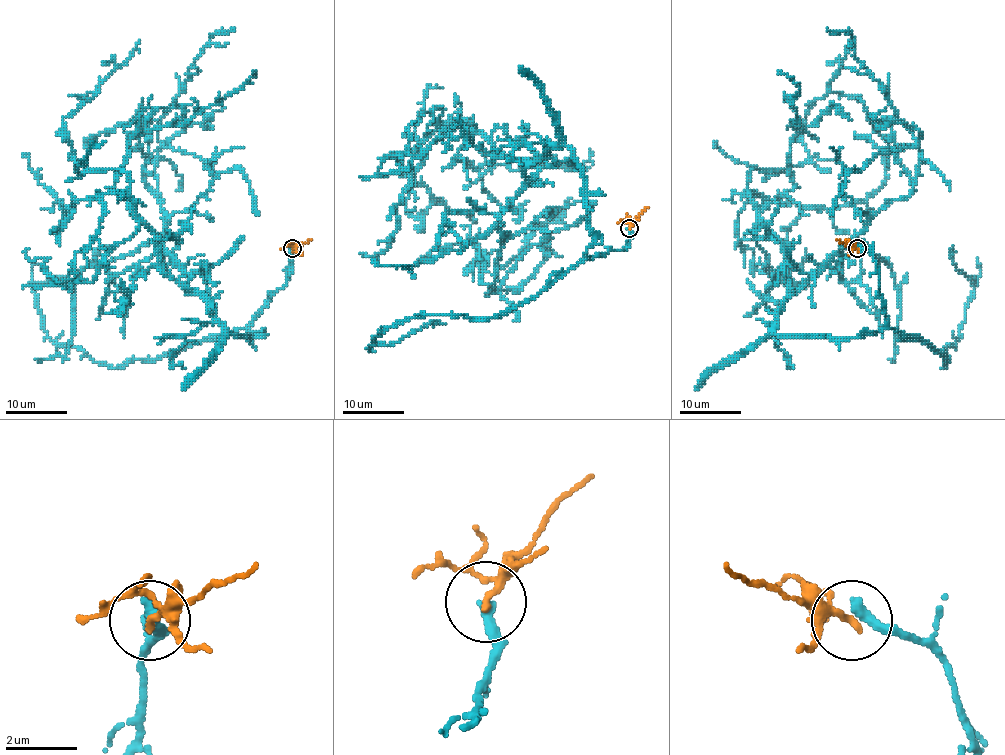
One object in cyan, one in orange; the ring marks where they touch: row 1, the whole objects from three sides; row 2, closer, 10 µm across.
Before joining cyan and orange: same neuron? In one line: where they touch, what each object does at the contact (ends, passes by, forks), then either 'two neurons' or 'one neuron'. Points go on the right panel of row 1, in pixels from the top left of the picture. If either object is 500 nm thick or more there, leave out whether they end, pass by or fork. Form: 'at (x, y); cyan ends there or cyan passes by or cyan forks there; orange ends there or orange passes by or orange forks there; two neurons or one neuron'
at (857, 248); cyan ends there; orange passes by; two neurons

